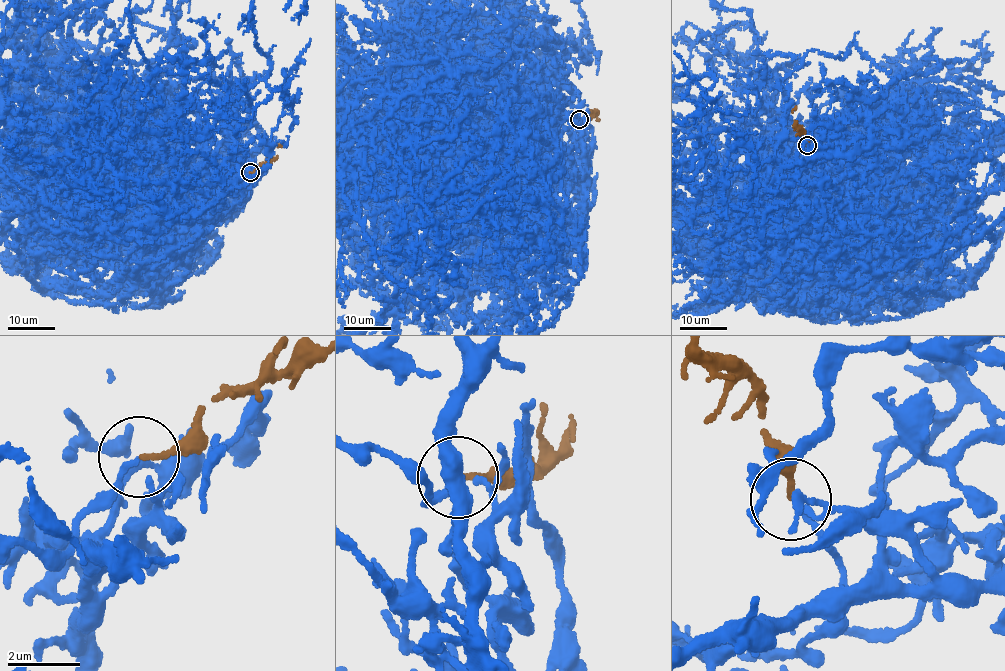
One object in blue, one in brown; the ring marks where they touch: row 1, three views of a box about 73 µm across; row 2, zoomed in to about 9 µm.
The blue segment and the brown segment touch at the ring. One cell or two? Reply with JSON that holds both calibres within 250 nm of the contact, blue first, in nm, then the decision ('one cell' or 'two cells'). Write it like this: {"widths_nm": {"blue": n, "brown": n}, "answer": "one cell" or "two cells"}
{"widths_nm": {"blue": 120, "brown": 130}, "answer": "one cell"}

